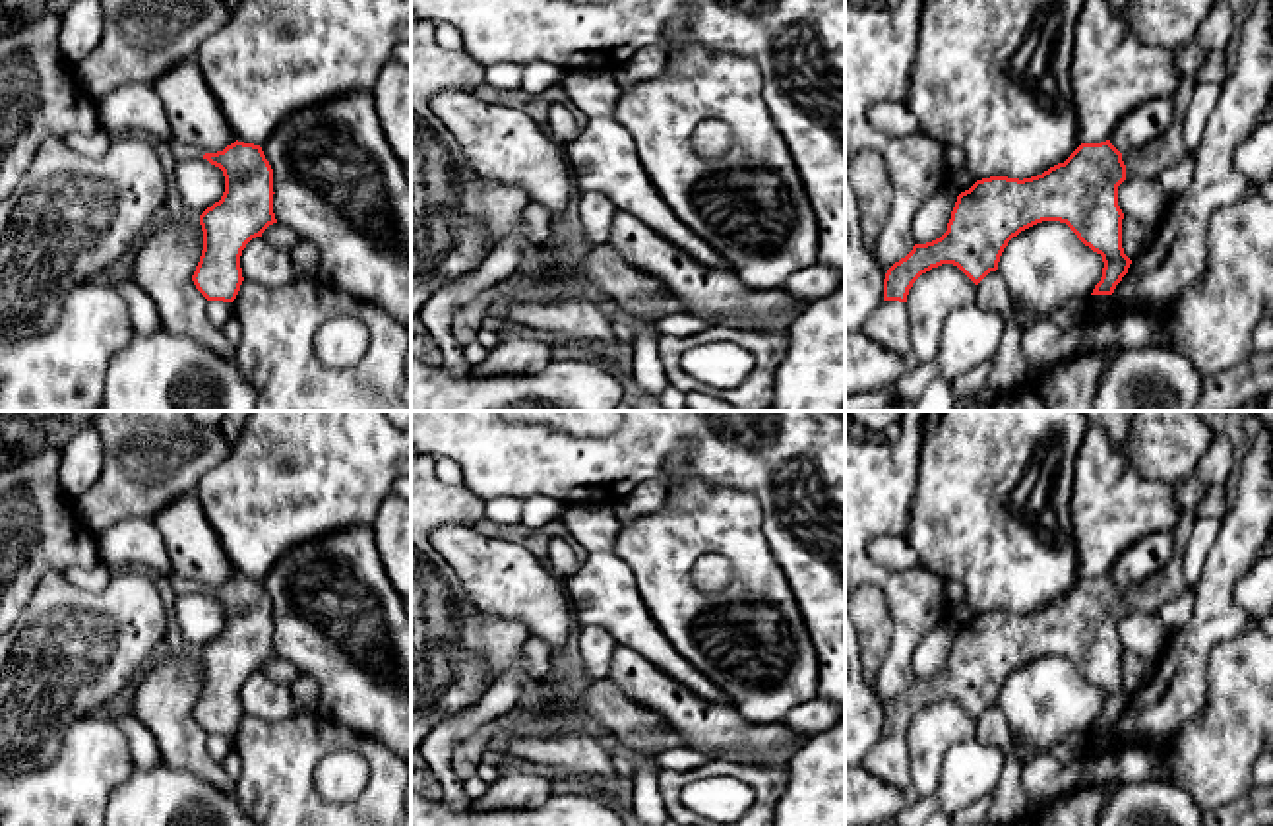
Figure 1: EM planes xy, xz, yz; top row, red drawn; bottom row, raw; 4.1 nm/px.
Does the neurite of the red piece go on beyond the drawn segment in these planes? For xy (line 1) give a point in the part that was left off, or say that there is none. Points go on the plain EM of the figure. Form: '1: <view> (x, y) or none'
1: none

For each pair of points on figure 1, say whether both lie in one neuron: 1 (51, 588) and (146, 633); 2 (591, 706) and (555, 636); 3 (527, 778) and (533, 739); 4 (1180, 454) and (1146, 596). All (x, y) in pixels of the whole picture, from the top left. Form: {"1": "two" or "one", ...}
{"1": "one", "2": "two", "3": "two", "4": "two"}

